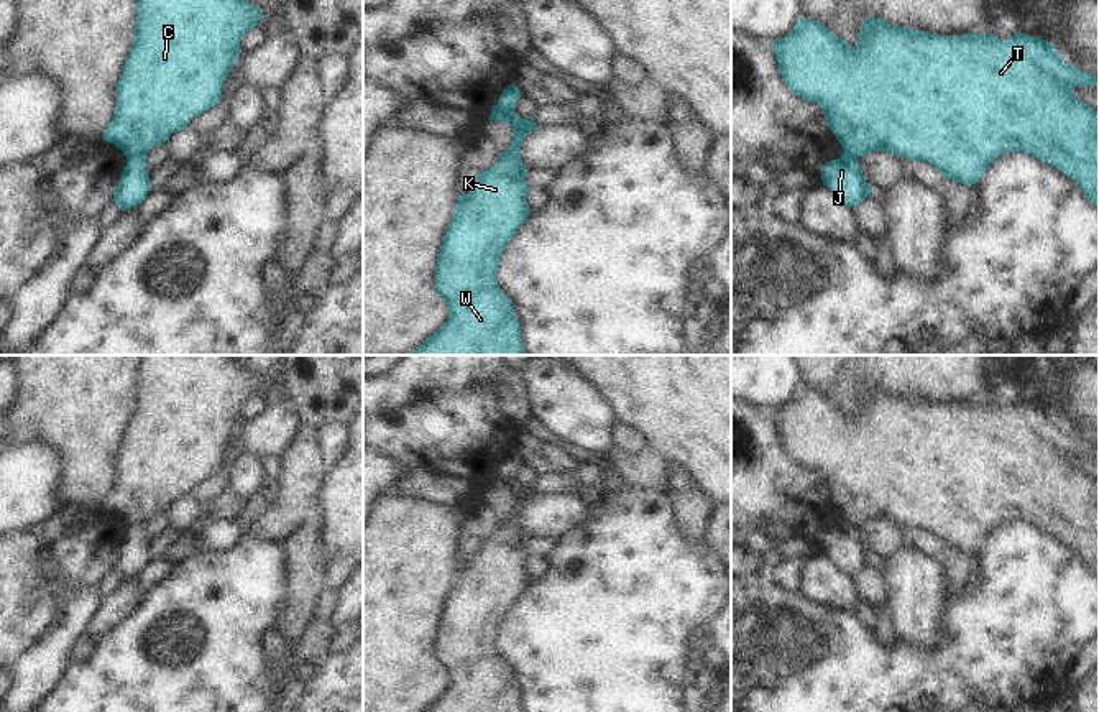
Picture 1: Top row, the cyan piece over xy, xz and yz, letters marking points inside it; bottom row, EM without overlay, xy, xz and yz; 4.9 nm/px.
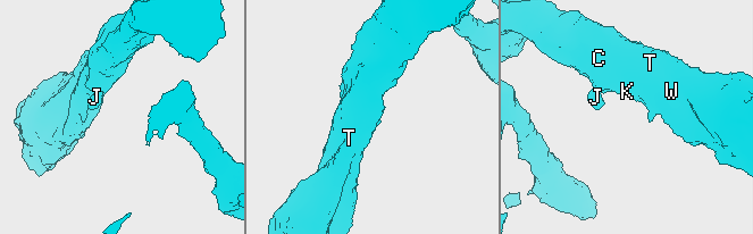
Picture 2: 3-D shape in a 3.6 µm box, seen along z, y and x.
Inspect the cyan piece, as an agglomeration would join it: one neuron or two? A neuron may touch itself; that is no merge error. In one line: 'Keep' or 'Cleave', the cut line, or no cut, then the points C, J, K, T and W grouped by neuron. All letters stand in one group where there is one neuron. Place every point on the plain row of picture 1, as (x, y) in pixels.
Cleave. Split along xy (145, 520), (137, 520), (128, 527). Groups: C K T W / J

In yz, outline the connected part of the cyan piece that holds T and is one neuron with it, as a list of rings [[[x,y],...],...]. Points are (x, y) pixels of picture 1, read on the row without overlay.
[[[802,385],[795,396],[770,413],[787,455],[823,477],[830,498],[844,520],[861,526],[887,520],[933,533],[943,546],[973,554],[1005,521],[1022,520],[1048,531],[1074,548],[1099,577],[1099,480],[1081,470],[1076,454],[1097,454],[1099,446],[1068,432],[1058,418],[1025,401],[1000,408],[989,401],[941,405],[908,395],[867,386],[858,413],[851,416],[823,391]]]

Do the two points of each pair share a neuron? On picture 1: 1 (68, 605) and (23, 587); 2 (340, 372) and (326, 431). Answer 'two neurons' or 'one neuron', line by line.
1: two neurons
2: two neurons

